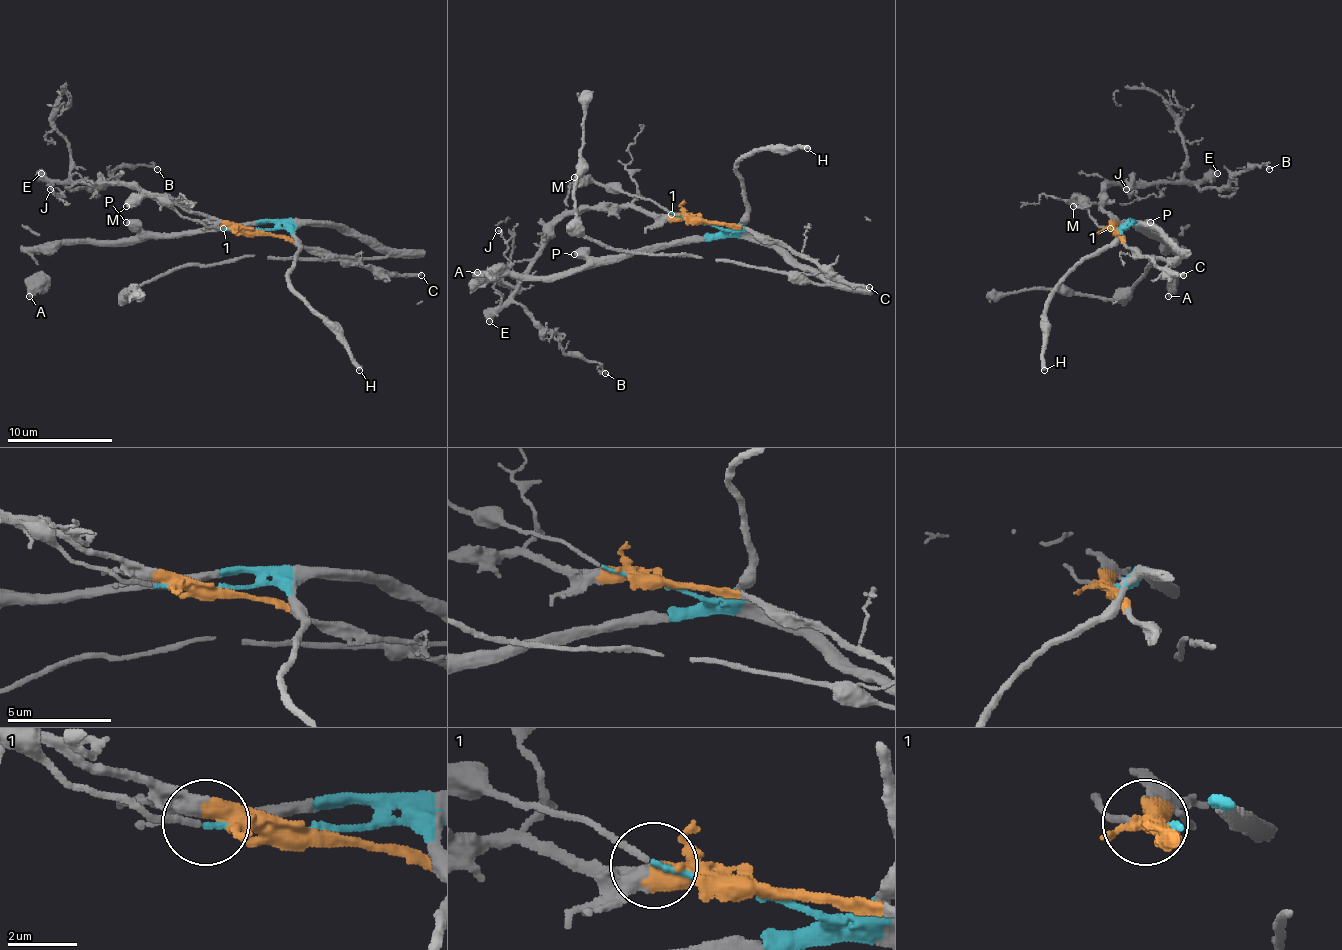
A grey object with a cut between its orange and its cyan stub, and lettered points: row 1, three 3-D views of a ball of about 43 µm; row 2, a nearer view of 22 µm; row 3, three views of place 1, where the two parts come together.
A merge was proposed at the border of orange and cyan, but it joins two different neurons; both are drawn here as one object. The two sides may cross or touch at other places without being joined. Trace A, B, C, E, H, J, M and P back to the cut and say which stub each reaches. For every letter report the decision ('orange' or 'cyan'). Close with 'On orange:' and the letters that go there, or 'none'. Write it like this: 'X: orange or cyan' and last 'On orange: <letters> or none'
A: cyan
B: orange
C: orange
E: orange
H: cyan
J: orange
M: cyan
P: cyan
On orange: B, C, E, J

